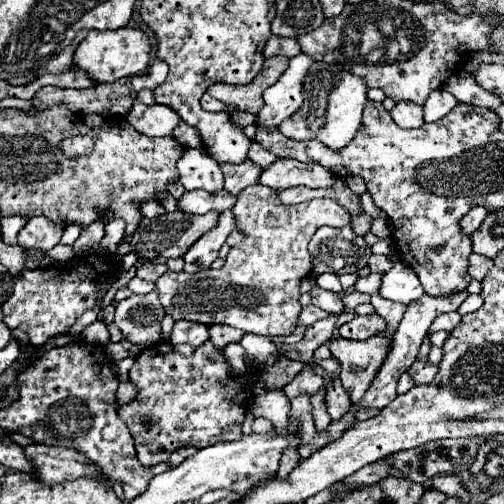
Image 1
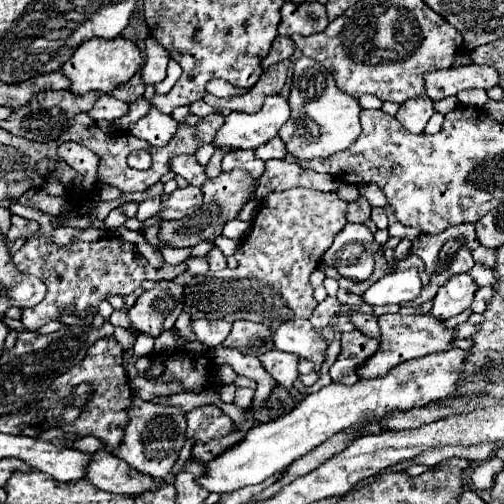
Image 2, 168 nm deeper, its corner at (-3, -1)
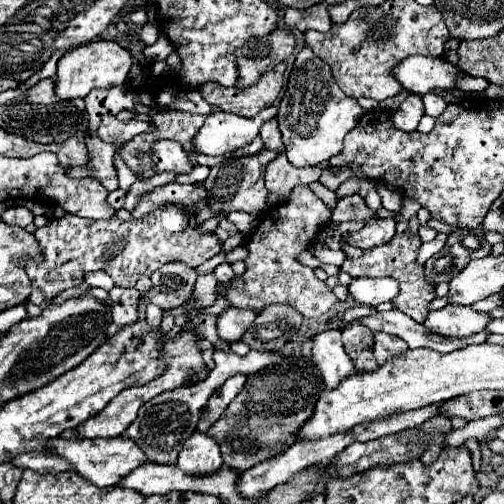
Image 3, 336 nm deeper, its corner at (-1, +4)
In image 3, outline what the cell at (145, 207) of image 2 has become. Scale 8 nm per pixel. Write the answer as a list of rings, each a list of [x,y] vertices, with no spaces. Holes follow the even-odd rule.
[[[195,167],[189,175],[179,175],[179,183],[199,183],[205,181],[209,175],[209,167]]]

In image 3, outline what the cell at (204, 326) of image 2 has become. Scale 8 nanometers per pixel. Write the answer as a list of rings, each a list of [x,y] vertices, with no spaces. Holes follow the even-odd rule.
[[[227,309],[217,319],[217,331],[223,341],[241,341],[245,331],[253,325],[259,311],[253,309]]]

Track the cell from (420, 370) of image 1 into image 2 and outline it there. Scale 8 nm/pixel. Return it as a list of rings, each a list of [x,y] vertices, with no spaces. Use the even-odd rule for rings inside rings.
[[[451,348],[447,352],[437,352],[423,358],[407,360],[397,368],[393,368],[385,378],[359,380],[353,386],[331,382],[323,390],[303,398],[301,404],[293,408],[293,412],[277,420],[271,420],[267,424],[257,424],[255,428],[251,428],[241,442],[233,444],[223,454],[207,462],[205,472],[199,478],[195,478],[195,482],[207,492],[219,492],[219,494],[233,492],[237,488],[251,486],[251,484],[261,484],[267,478],[275,476],[277,472],[283,472],[293,460],[297,460],[297,456],[311,452],[329,436],[349,428],[349,424],[355,424],[361,418],[375,416],[379,420],[381,416],[393,410],[409,410],[415,406],[427,406],[435,400],[447,398],[455,392],[455,384],[459,380],[459,372],[465,356],[467,356],[465,350]]]

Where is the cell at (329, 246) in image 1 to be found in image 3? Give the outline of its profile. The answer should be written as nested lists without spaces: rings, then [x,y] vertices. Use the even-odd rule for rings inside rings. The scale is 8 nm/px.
[[[373,217],[367,221],[365,229],[361,229],[357,233],[345,233],[345,237],[349,239],[349,243],[353,247],[369,249],[369,247],[387,243],[395,235],[395,227],[397,227],[395,217],[391,217],[391,219],[375,219]]]

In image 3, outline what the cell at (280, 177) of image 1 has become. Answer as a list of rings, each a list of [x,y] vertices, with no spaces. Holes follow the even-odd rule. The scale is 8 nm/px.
[[[281,153],[275,161],[267,165],[267,171],[265,171],[265,187],[269,189],[267,201],[277,205],[285,199],[287,193],[291,193],[291,187],[309,185],[313,181],[319,181],[319,175],[321,175],[321,167],[297,169]]]

